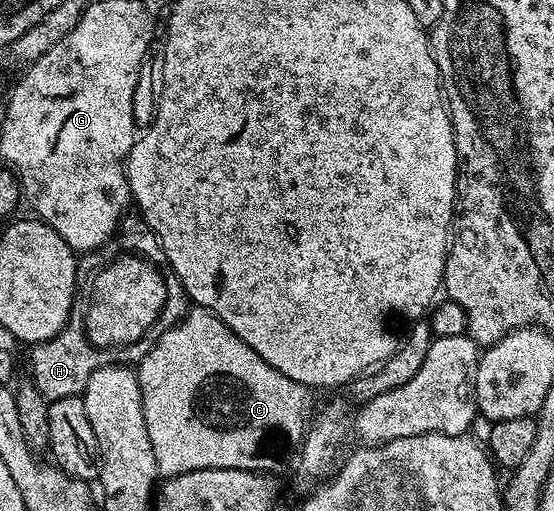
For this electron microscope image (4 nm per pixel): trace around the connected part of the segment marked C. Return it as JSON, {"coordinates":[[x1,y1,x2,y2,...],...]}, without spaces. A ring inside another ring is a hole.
{"coordinates":[[192,306,186,317,162,332,152,342,147,350,147,355,137,365,137,374,139,376,139,385,141,387,141,401,143,402,143,412,145,413,145,425,149,429,149,441,153,441,153,453,157,457,160,476,170,477,189,473,193,469,245,469,246,471,261,471,264,473,278,472,278,467,287,459,287,454,294,452,302,444,303,436,309,426,307,419,307,395,309,388,285,377,285,373,277,373,269,361,257,357,233,329,226,327,223,322,211,311,206,311,204,307]]}

